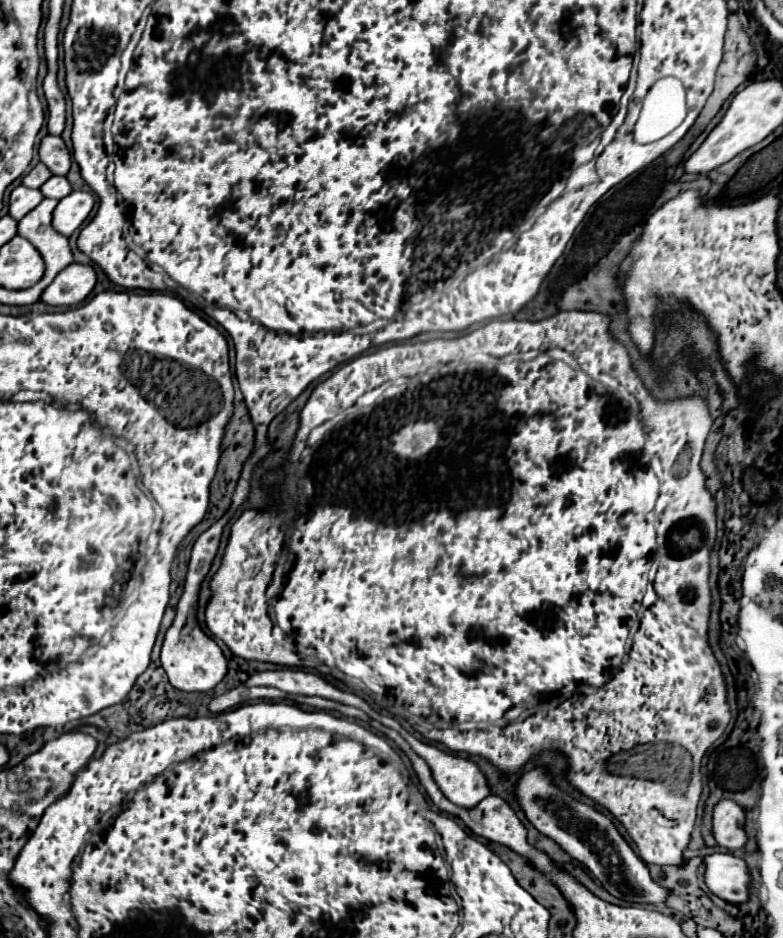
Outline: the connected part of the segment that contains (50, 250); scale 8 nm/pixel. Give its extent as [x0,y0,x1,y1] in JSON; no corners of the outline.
[17,199,73,291]

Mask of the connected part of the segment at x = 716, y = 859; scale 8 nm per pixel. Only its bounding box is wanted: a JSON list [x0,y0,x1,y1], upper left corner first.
[703,853,749,903]

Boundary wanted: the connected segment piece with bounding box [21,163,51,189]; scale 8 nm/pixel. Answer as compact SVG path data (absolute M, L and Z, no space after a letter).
M37 163L25 177L23 177L23 185L25 187L31 187L31 189L37 189L37 187L41 187L41 183L45 181L45 179L49 179L51 177L51 171L43 165L43 163Z

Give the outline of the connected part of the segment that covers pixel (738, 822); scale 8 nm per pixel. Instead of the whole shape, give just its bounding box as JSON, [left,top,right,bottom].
[711,799,747,849]

